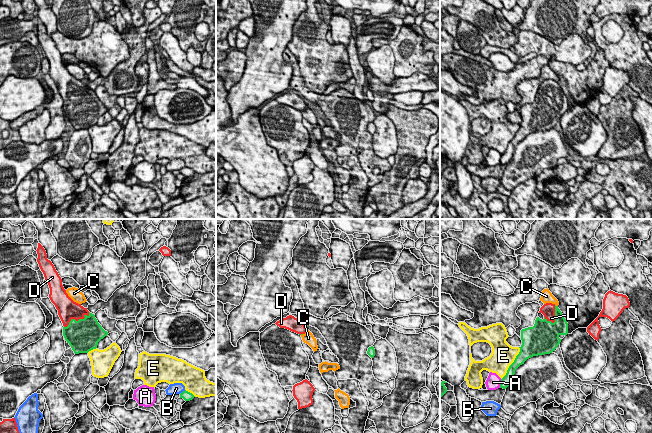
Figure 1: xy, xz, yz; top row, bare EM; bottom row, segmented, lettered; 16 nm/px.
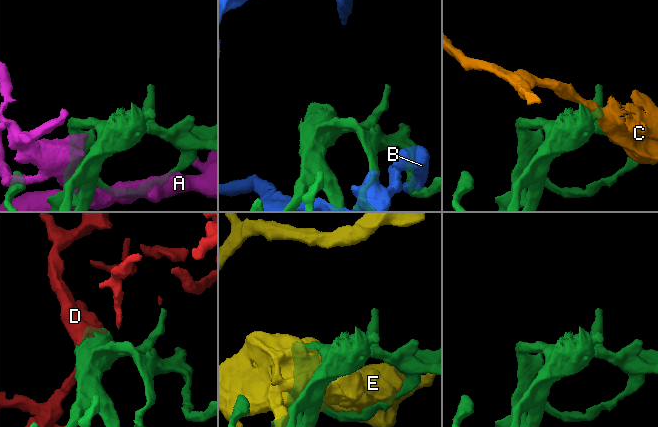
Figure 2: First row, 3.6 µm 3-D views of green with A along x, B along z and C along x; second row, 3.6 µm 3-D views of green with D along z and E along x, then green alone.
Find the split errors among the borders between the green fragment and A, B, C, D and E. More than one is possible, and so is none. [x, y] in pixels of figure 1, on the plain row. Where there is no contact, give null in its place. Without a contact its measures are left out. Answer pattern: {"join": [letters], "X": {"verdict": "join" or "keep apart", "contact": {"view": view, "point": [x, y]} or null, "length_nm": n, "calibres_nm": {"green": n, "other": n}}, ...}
{"join": ["D"], "A": {"verdict": "keep apart", "contact": {"view": "yz", "point": [501, 159]}, "length_nm": 150, "calibres_nm": {"green": 160, "other": 240}}, "B": {"verdict": "keep apart", "contact": {"view": "xy", "point": [183, 167]}, "length_nm": 120, "calibres_nm": {"green": 160, "other": 190}}, "C": {"verdict": "keep apart", "contact": {"view": "yz", "point": [555, 81]}, "length_nm": 60, "calibres_nm": {"green": 160, "other": 190}}, "D": {"verdict": "join", "contact": {"view": "xy", "point": [78, 96]}, "length_nm": 480, "calibres_nm": {"green": 500, "other": 320}}, "E": {"verdict": "keep apart", "contact": {"view": "yz", "point": [512, 139]}, "length_nm": 600, "calibres_nm": {"green": 190, "other": 380}}}

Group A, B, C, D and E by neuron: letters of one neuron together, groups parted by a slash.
A / B / C / D / E

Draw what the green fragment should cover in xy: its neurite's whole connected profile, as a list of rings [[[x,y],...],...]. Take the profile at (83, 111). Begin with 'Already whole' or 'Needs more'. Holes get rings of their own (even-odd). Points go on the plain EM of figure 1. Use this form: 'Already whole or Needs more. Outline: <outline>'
Needs more. Outline: [[[40,19],[36,27],[37,38],[50,64],[49,74],[58,86],[64,102],[65,116],[75,130],[88,129],[96,125],[98,118],[107,112],[108,108],[98,99],[94,90],[68,72],[61,53],[52,38],[47,35],[46,27]]]

